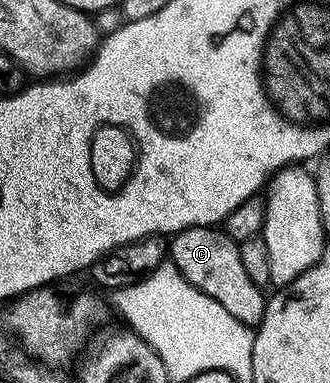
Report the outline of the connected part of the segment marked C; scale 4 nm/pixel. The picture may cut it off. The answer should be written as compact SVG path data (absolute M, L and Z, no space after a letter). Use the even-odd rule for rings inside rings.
M218 227L186 228L174 233L169 240L169 260L184 276L192 288L201 290L209 298L221 302L237 322L248 326L258 326L263 320L265 292L245 274L241 266L239 244L231 241Z

